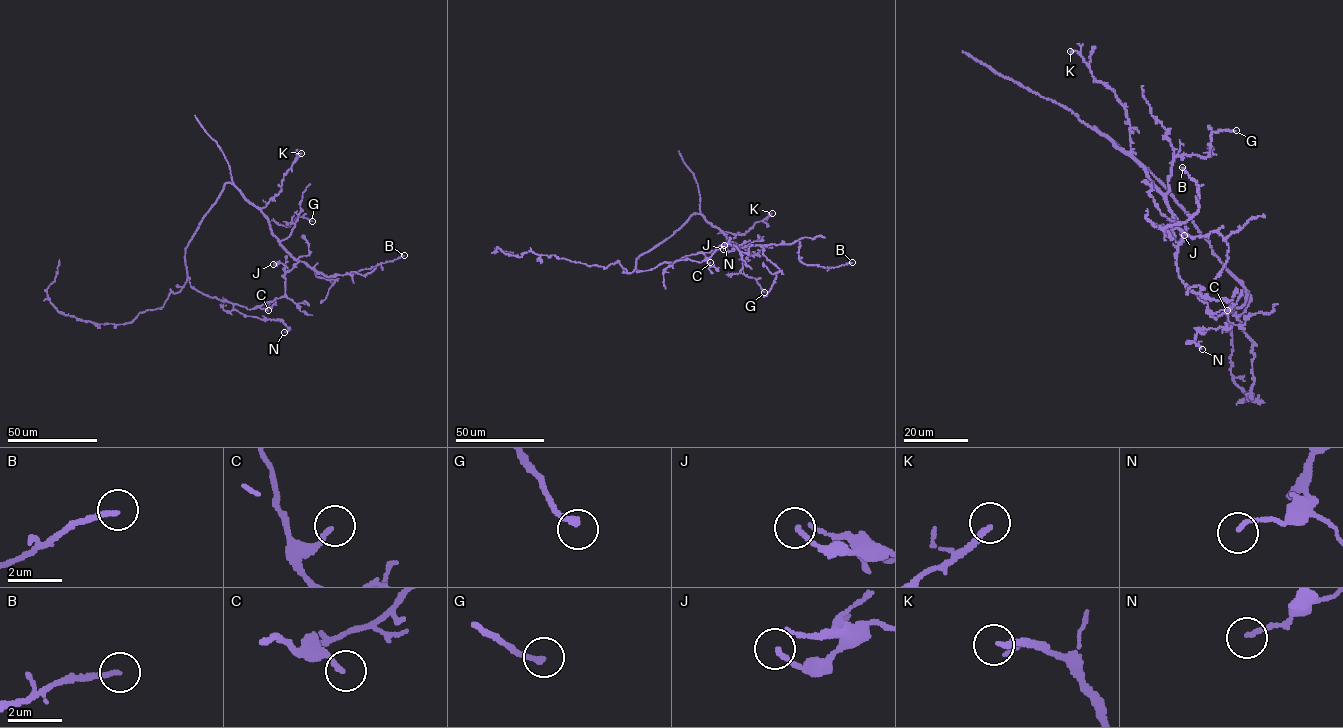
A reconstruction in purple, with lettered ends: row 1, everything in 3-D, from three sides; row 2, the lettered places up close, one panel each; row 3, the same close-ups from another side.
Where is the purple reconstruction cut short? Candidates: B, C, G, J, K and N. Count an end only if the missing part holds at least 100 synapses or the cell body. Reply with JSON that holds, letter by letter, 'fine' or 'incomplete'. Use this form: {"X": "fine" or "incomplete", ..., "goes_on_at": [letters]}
{"B": "fine", "C": "fine", "G": "fine", "J": "fine", "K": "fine", "N": "fine", "goes_on_at": []}

